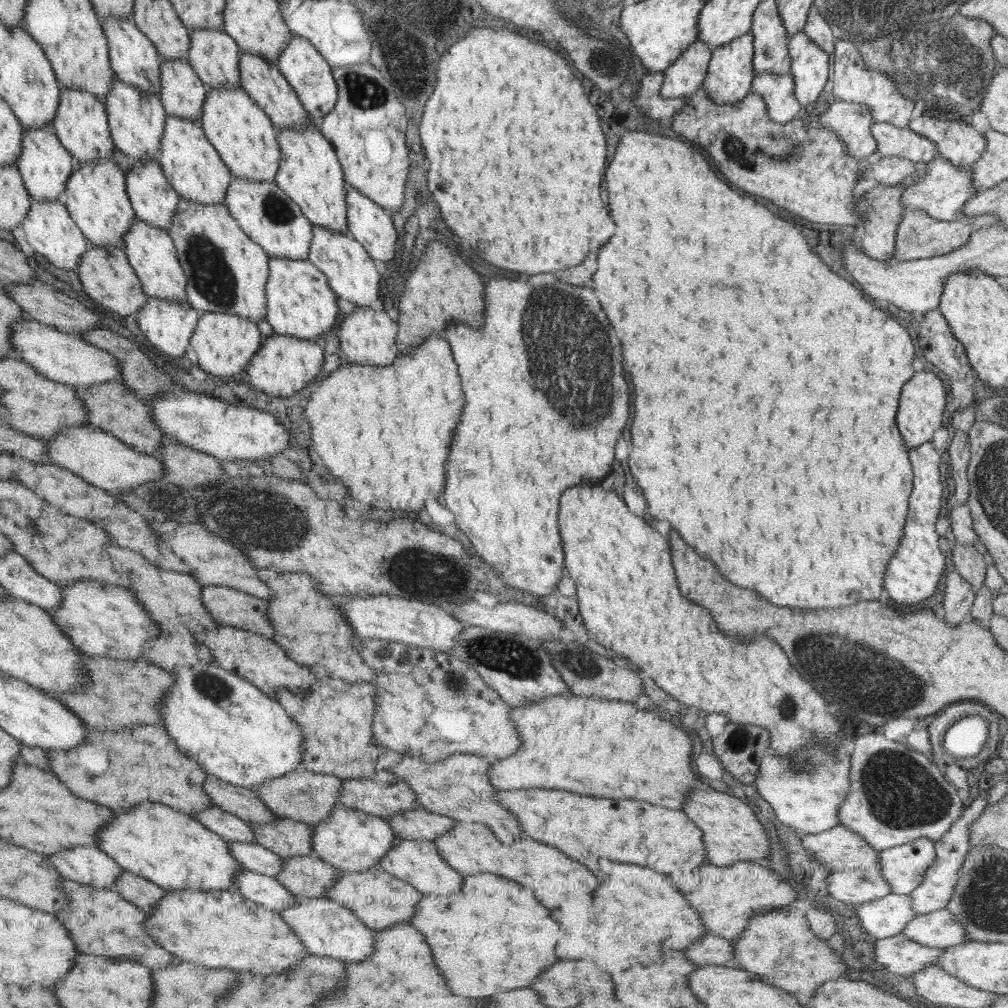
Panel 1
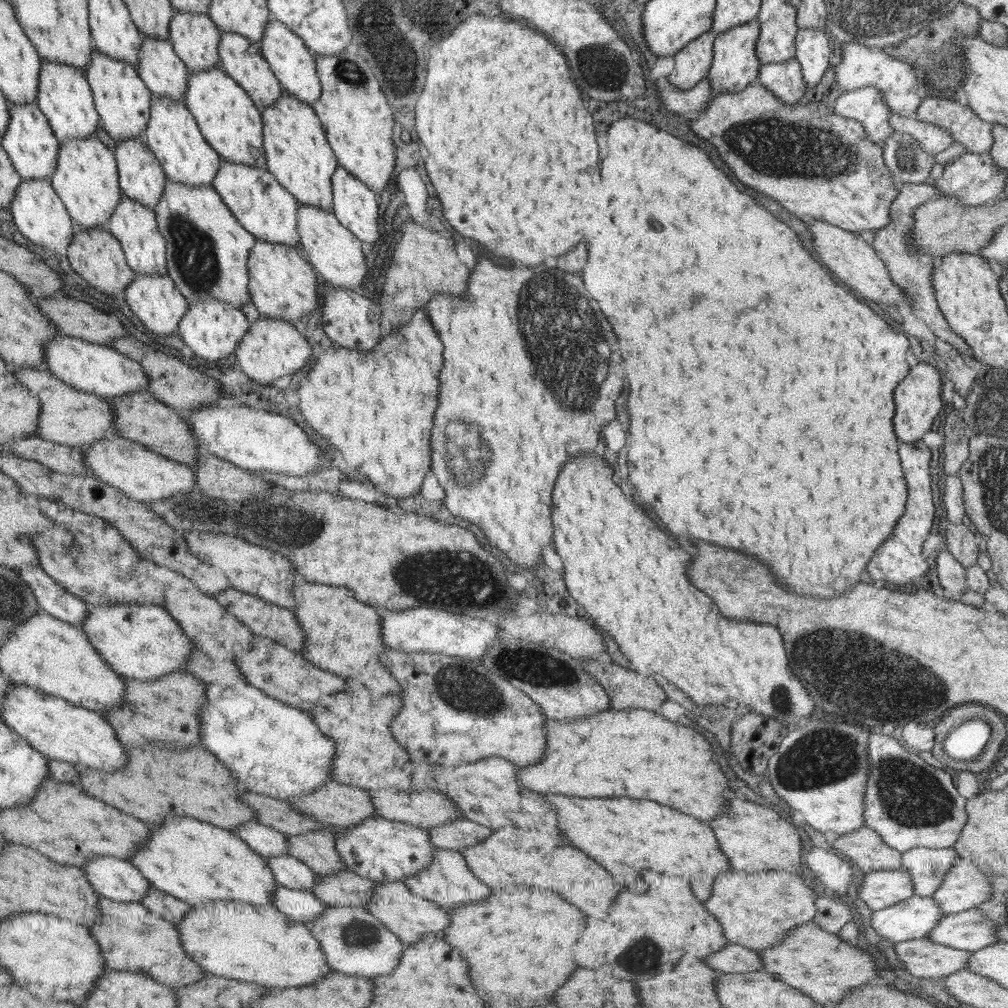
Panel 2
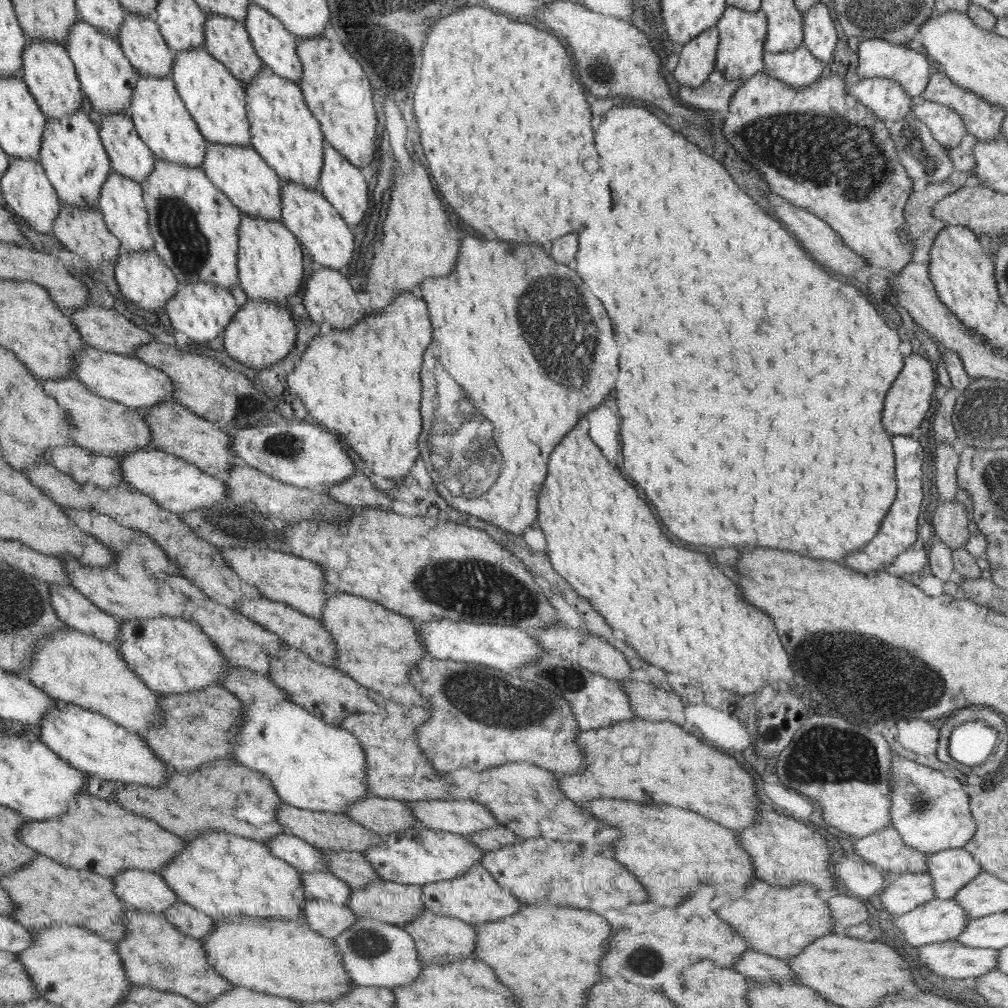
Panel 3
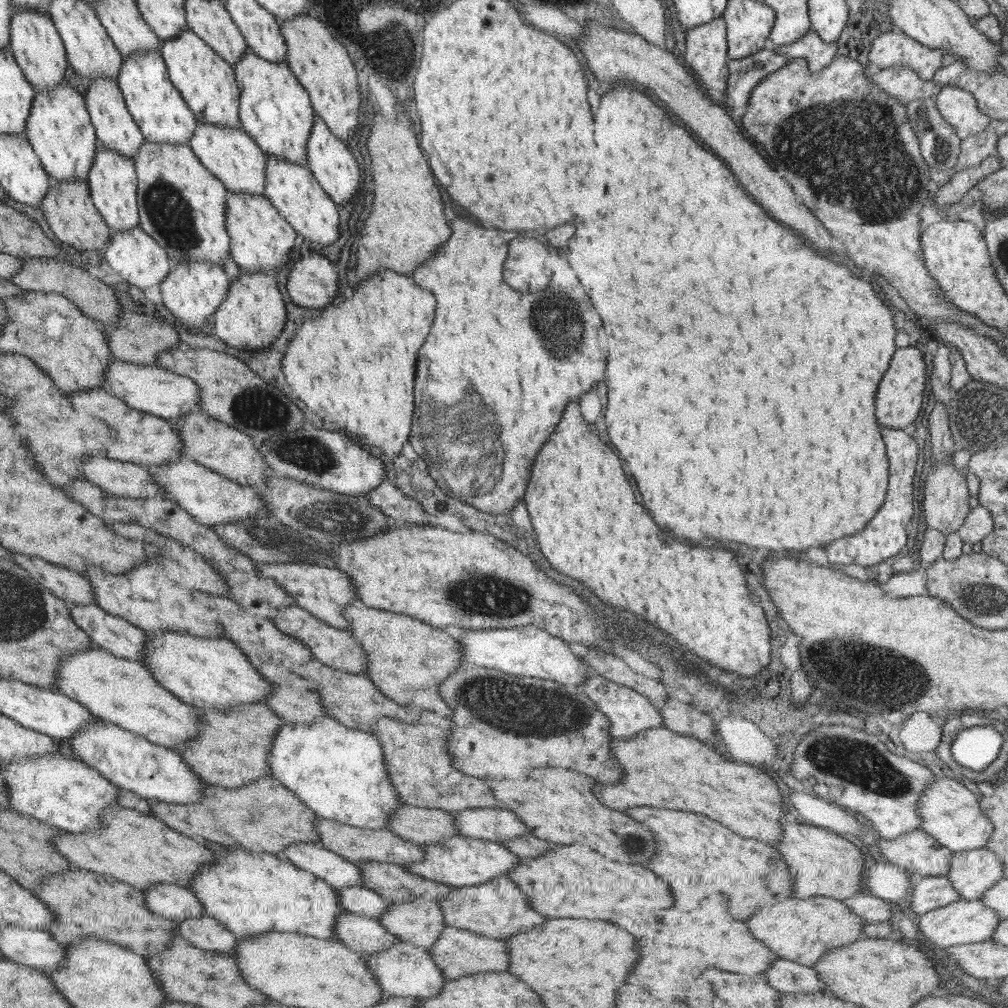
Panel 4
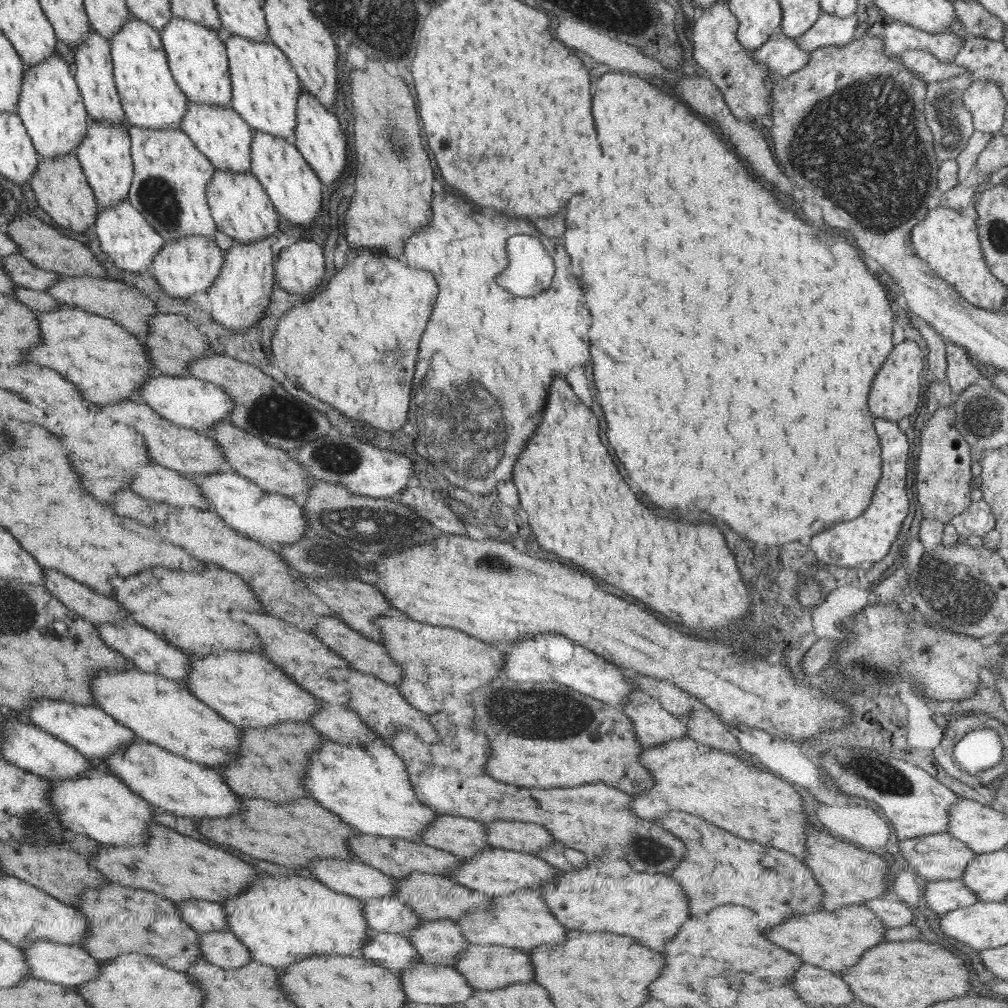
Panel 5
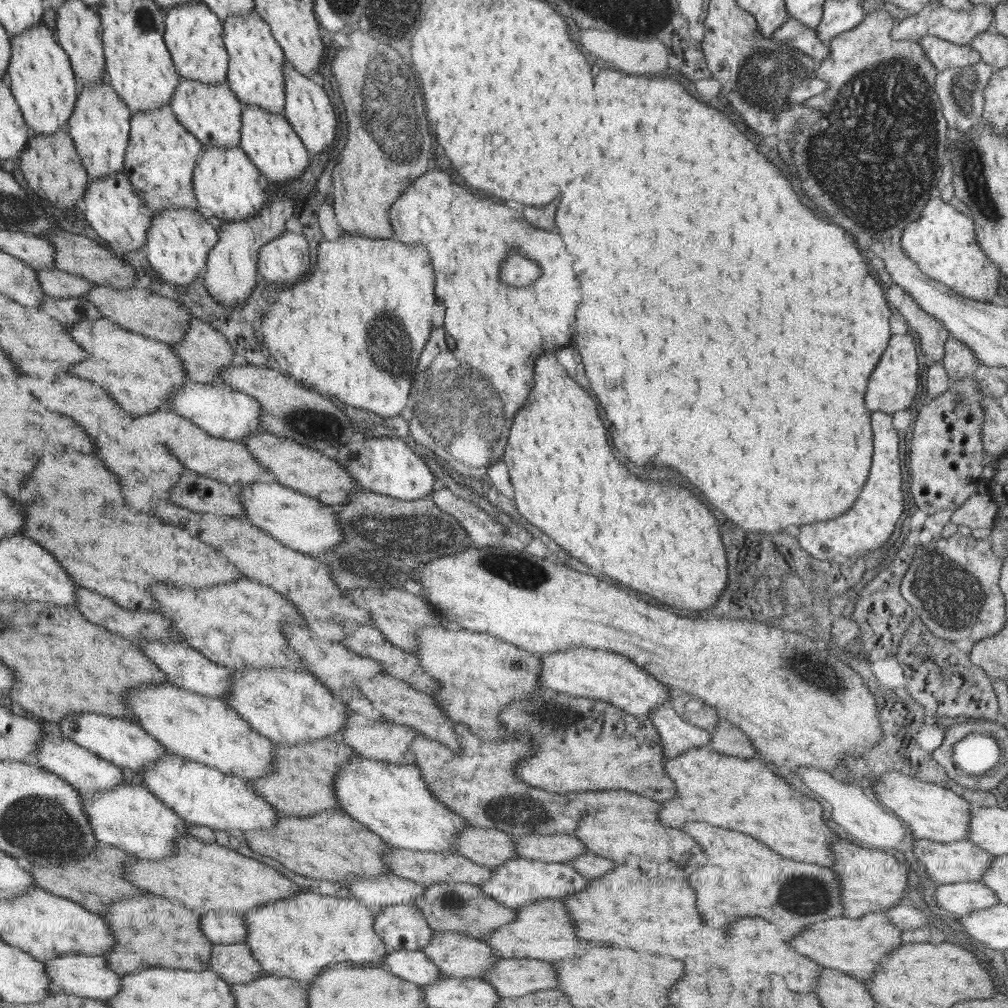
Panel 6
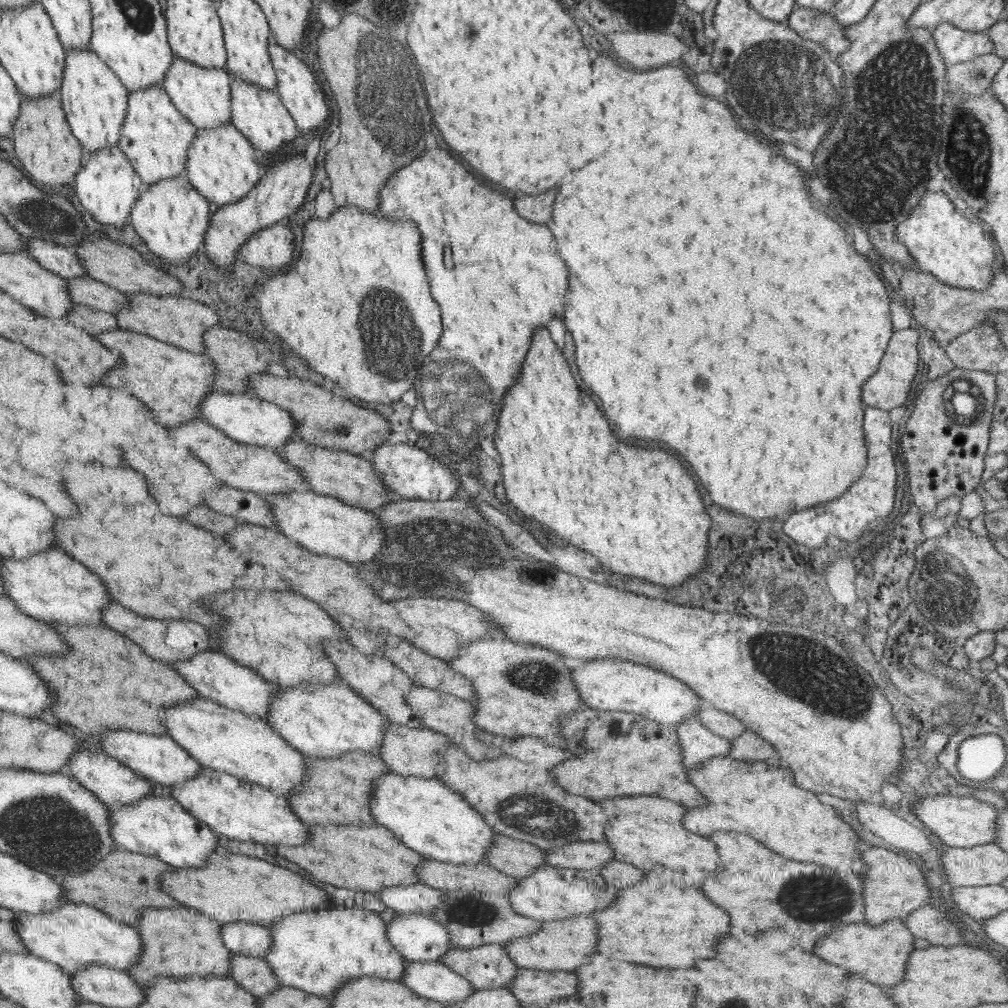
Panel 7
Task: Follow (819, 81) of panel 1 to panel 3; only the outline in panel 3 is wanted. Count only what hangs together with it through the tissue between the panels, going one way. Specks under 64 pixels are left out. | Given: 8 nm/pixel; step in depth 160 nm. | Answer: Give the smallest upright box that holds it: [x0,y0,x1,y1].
[802,1,838,65]

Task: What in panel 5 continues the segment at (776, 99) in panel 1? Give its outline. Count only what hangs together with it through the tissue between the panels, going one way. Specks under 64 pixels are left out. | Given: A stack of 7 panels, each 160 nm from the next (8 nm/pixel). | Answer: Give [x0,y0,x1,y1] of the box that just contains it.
[797,11,857,53]

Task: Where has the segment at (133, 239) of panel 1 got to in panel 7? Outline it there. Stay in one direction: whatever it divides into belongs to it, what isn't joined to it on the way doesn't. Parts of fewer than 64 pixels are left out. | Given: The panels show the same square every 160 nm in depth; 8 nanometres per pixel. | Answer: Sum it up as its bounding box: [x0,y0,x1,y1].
[57,49,129,154]

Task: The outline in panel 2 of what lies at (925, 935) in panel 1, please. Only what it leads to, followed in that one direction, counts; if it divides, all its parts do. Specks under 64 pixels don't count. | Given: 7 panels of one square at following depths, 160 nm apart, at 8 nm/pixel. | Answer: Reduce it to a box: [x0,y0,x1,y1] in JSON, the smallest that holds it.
[926,909,998,953]

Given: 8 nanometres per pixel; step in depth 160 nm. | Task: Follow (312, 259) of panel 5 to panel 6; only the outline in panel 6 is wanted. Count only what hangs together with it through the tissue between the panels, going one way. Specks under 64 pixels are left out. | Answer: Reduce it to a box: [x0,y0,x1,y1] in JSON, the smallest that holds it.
[257,231,310,285]

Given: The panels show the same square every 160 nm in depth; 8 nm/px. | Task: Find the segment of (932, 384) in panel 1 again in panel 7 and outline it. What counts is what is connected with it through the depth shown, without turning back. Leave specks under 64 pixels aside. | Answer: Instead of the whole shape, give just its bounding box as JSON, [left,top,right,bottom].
[862,325,923,412]

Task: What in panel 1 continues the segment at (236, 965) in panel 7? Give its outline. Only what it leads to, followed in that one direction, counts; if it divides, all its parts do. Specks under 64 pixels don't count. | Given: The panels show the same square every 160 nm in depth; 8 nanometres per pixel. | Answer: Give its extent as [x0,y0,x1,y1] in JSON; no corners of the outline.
[113,871,166,912]

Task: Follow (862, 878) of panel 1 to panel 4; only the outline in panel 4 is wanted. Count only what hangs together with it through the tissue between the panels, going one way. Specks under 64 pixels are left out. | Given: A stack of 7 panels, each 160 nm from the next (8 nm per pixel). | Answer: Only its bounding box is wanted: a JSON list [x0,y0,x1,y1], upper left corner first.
[909,876,960,915]

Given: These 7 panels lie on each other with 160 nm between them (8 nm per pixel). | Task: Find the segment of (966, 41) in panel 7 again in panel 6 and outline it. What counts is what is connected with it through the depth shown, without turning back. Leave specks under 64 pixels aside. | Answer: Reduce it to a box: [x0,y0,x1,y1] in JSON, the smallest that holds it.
[919,35,980,73]

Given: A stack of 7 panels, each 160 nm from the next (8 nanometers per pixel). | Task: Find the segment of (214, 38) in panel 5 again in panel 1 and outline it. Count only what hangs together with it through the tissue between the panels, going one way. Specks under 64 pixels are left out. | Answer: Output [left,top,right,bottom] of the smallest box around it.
[200,87,281,181]

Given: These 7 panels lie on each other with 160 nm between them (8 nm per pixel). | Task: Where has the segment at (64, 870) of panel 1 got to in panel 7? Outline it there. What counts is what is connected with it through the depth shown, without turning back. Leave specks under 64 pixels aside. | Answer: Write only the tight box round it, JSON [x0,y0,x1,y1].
[222,923,274,958]

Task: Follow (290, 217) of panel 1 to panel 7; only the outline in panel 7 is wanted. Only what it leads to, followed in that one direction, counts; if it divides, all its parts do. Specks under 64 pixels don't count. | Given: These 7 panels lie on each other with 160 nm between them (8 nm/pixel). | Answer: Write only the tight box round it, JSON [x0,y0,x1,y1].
[163,55,232,129]

